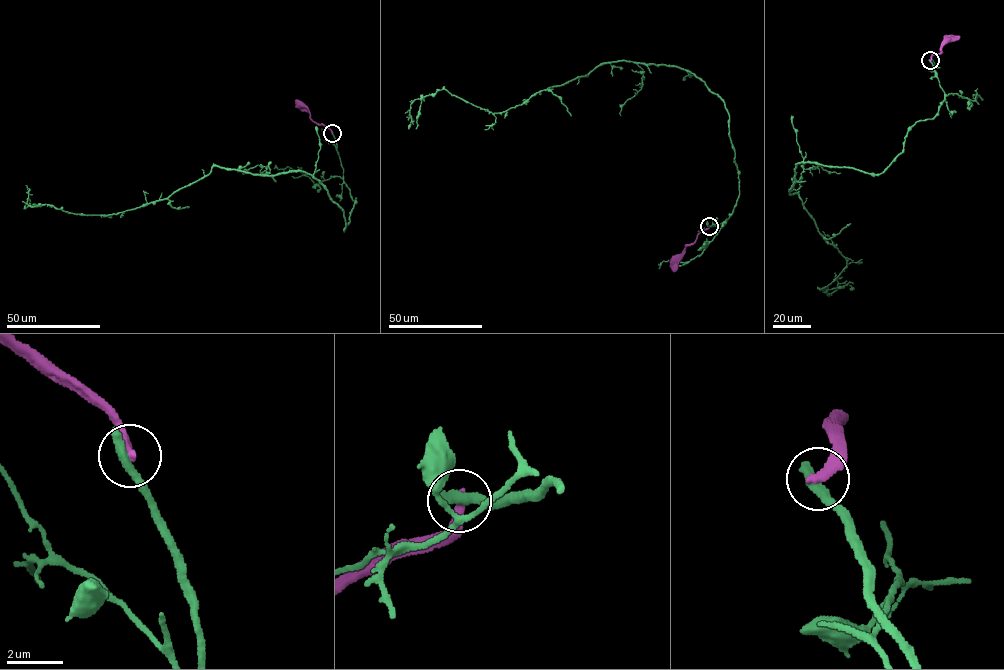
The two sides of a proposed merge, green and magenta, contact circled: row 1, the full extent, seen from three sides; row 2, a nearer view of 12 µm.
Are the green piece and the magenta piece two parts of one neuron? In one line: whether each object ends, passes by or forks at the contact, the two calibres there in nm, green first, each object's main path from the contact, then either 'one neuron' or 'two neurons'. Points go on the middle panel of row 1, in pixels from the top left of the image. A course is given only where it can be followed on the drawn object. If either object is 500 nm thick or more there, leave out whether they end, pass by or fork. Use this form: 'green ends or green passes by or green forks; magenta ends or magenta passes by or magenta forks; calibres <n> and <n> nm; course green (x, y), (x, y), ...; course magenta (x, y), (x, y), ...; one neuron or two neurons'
green ends; magenta ends; calibres 480 and 360 nm; course green (708, 226), (738, 198), (729, 115), (676, 66), (603, 62), (500, 113), (442, 89), (414, 99), (411, 124); course magenta (708, 226), (673, 259); two neurons

